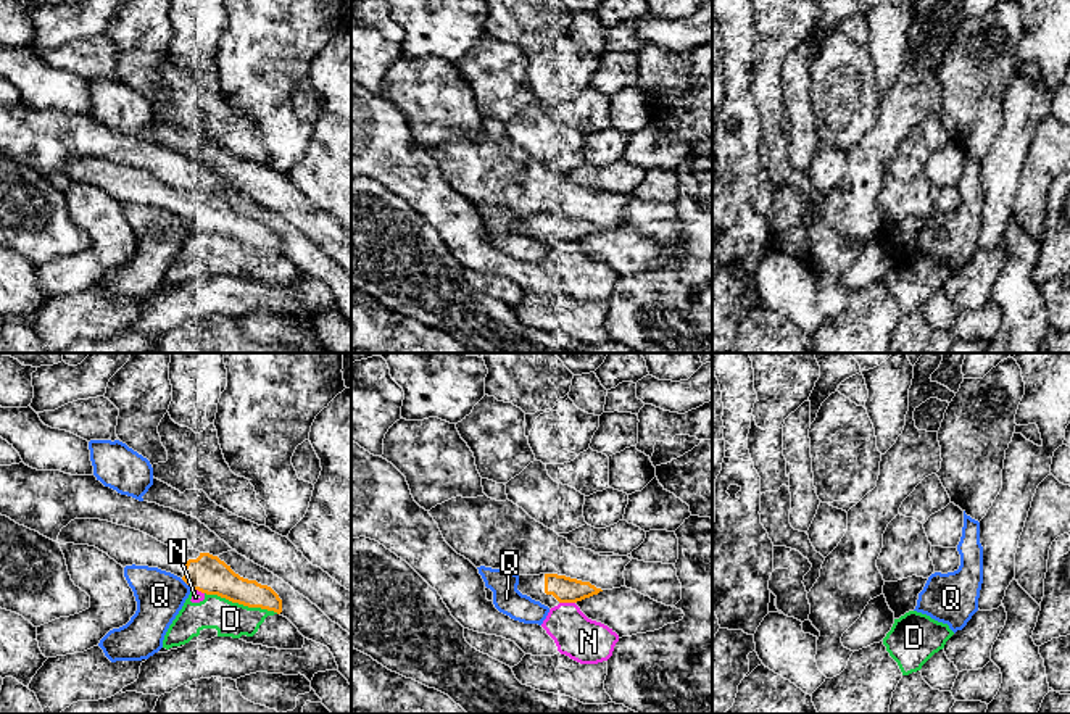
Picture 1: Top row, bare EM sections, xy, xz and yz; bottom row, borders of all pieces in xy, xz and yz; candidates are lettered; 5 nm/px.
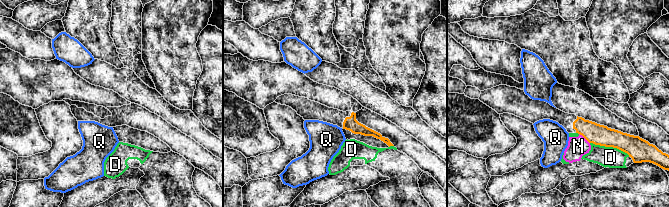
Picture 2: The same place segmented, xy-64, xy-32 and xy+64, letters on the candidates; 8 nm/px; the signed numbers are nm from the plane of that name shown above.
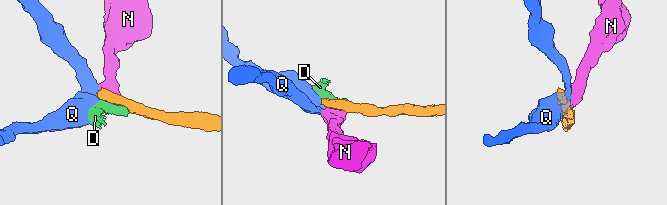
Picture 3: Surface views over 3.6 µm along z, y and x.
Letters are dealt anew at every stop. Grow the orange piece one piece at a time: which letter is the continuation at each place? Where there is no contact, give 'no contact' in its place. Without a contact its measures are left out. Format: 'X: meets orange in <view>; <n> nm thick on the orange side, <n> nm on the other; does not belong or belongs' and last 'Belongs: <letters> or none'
D: meets orange in xy; 190 nm thick on the orange side, 180 nm on the other; does not belong
N: meets orange in xz; 130 nm thick on the orange side, 220 nm on the other; does not belong
Q: meets orange in xy; 190 nm thick on the orange side, 240 nm on the other; does not belong
Belongs: none

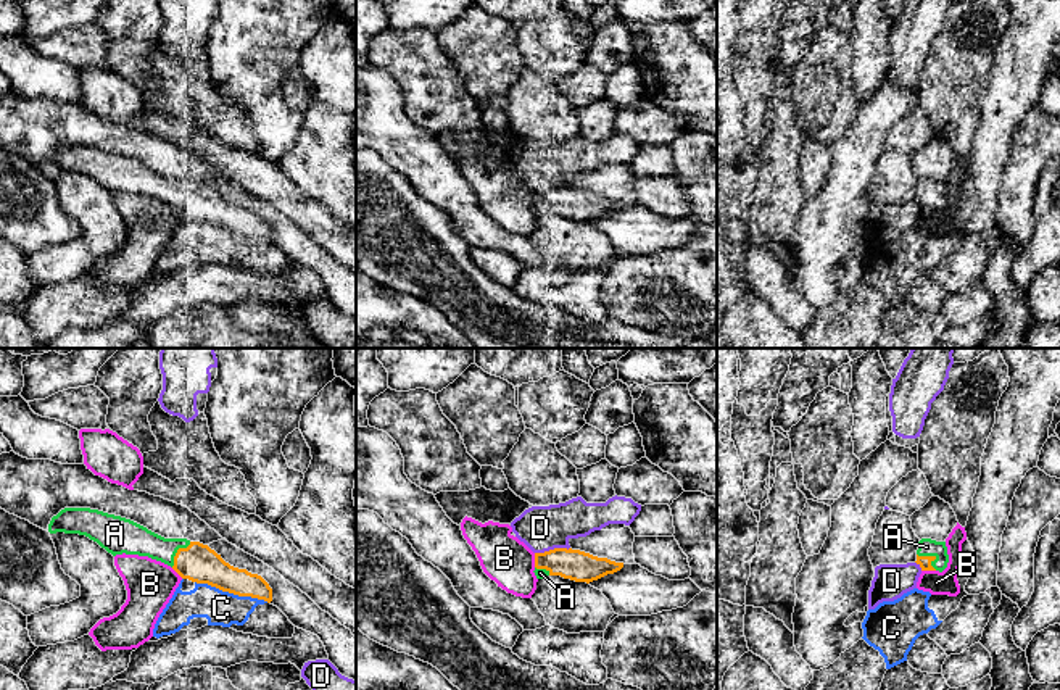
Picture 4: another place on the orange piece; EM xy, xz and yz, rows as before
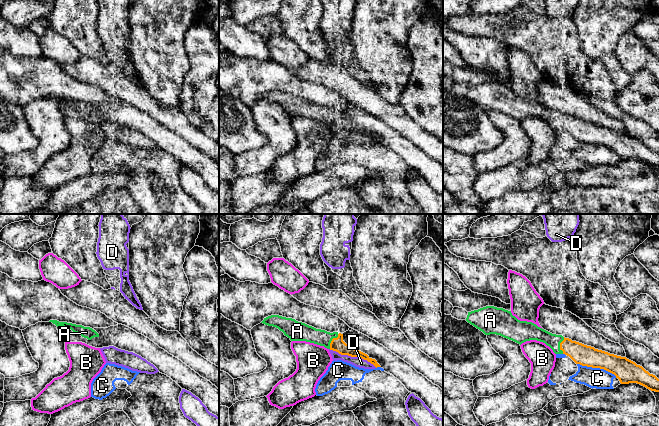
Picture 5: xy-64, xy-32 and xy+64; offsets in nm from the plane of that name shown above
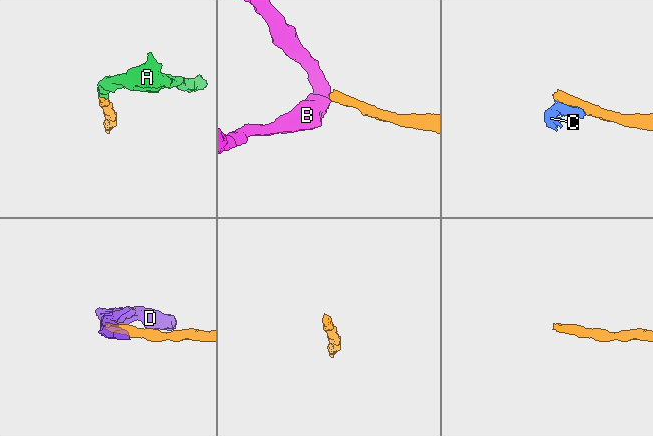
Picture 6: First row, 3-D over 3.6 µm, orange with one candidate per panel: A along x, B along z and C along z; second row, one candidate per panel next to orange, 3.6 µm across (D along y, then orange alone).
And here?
A: meets orange in yz; 60 nm thick on the orange side, 90 nm on the other; belongs
B: meets orange in xz; 150 nm thick on the orange side, 240 nm on the other; does not belong
C: meets orange in xy; 190 nm thick on the orange side, 180 nm on the other; does not belong
D: meets orange in xz; 150 nm thick on the orange side, 220 nm on the other; does not belong
Belongs: A

